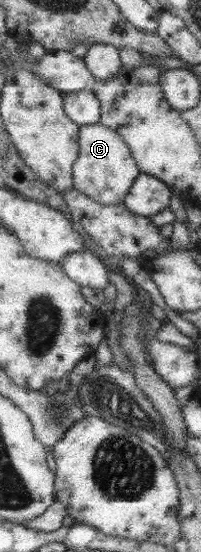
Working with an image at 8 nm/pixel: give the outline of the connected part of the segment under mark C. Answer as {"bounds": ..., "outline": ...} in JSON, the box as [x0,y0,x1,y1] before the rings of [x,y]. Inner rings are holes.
{"bounds":[72,123,140,205],"outline":[[[96,123],[79,126],[78,145],[78,157],[72,165],[74,187],[96,203],[102,203],[102,205],[124,204],[124,197],[130,191],[134,179],[140,174],[140,169],[124,139],[112,128]]]}

